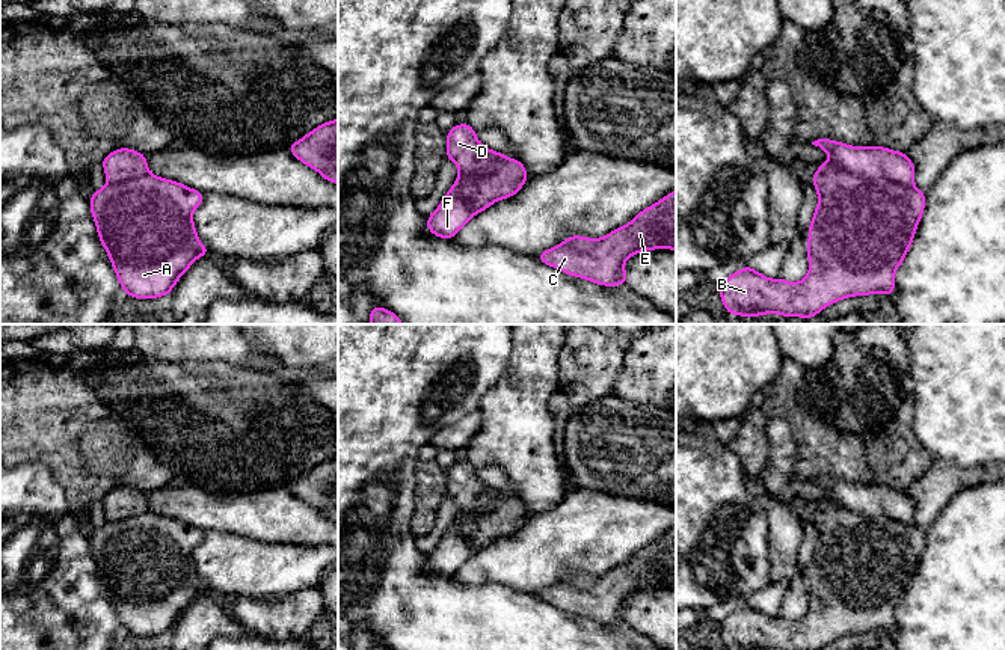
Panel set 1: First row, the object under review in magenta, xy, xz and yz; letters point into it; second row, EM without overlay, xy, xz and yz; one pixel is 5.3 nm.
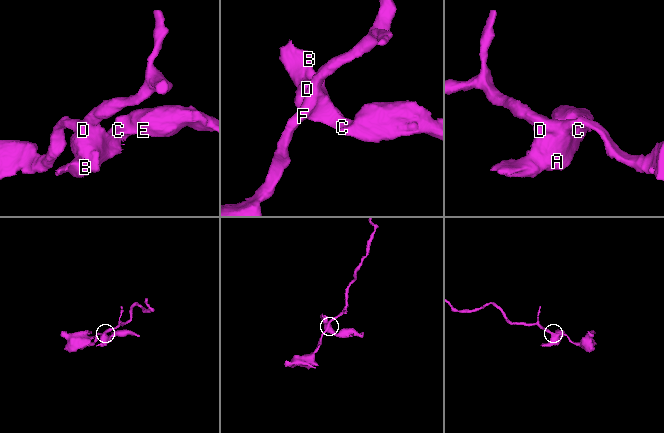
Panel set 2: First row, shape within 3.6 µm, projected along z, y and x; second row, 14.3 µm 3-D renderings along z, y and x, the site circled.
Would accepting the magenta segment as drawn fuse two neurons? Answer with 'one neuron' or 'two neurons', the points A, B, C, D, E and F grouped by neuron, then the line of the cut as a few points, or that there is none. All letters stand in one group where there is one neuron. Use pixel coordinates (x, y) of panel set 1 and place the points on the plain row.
two neurons | A B C D E / F | xz (488, 492), (492, 507), (459, 528), (474, 551)

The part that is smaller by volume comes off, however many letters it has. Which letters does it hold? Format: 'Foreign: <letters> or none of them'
Foreign: A, B, C, D, E

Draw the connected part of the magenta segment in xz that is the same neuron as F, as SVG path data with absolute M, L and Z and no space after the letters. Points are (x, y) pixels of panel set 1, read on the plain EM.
M483 493L472 514L457 514L438 546L427 555L427 567L445 578L453 575L475 553L469 538L459 529L466 520L486 514L493 507L493 498Z

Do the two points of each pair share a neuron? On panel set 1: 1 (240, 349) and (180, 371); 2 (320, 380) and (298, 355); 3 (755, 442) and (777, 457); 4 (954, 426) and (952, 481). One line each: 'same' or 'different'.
1: different
2: different
3: different
4: different

